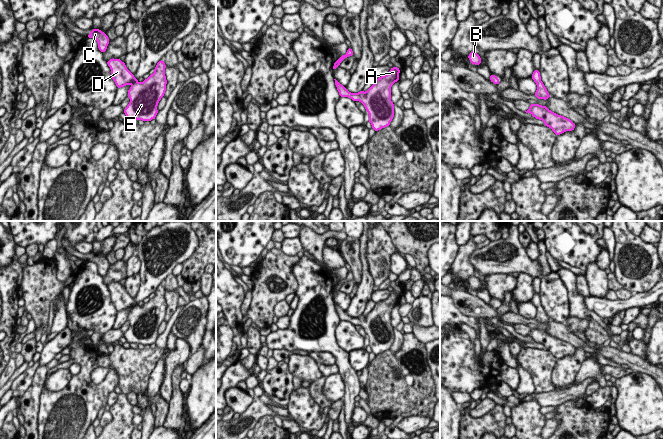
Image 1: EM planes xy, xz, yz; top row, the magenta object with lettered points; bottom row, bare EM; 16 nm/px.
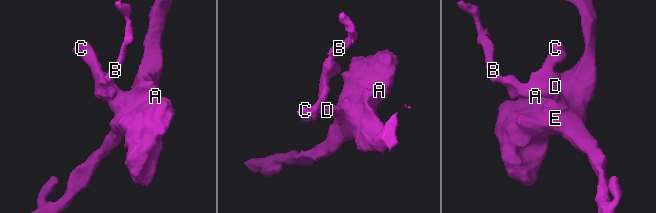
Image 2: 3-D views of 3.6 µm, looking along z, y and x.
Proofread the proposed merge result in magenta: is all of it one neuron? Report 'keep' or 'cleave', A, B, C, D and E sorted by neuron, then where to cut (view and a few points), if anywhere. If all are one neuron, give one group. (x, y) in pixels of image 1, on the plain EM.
keep; groups A B C D E; cut none

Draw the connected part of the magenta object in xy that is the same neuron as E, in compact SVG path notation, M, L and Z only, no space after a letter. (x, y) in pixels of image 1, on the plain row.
M112 282L107 285L107 288L111 293L111 301L117 312L132 309L128 314L130 326L123 334L126 341L144 346L155 343L159 336L157 334L158 327L166 315L166 289L164 285L160 284L154 292L155 296L141 307L120 283Z

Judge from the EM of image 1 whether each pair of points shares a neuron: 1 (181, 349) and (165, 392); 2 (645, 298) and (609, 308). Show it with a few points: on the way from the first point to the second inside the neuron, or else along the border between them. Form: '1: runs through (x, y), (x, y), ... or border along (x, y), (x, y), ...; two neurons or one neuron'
1: runs through (173, 360), (168, 369), (167, 381); one neuron
2: runs through (636, 300), (618, 305); one neuron

